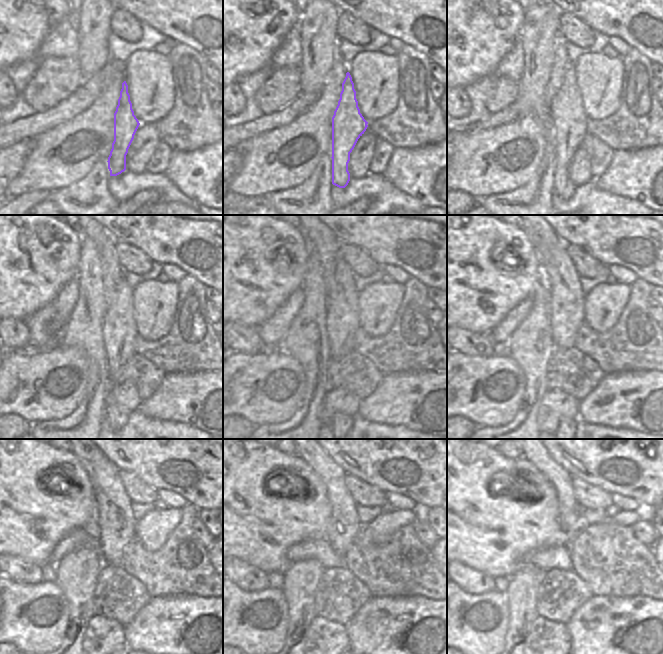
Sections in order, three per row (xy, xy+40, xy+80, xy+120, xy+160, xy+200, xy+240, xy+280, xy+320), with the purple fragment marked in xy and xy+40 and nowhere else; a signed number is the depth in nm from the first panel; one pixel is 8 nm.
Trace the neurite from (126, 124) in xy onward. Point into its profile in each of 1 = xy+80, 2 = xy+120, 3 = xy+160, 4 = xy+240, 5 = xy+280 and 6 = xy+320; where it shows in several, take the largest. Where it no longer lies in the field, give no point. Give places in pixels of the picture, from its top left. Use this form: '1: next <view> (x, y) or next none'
1: next xy+80 (569, 119)
2: next xy+120 (119, 332)
3: next xy+160 (342, 322)
4: next xy+240 (116, 528)
5: next xy+280 (344, 525)
6: next xy+320 (570, 521)

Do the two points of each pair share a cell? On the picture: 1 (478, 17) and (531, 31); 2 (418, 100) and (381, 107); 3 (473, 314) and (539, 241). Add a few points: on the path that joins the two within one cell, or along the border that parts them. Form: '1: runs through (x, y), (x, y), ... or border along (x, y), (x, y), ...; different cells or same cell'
1: border along (525, 11), (523, 24), (517, 37); different cells
2: border along (397, 80), (396, 107), (379, 119); different cells
3: border along (521, 228), (540, 259); different cells

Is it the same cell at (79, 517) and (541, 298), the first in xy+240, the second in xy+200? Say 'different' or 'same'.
different

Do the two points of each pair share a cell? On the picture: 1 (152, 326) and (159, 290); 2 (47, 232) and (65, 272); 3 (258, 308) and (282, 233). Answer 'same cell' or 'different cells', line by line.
1: same cell
2: same cell
3: same cell

